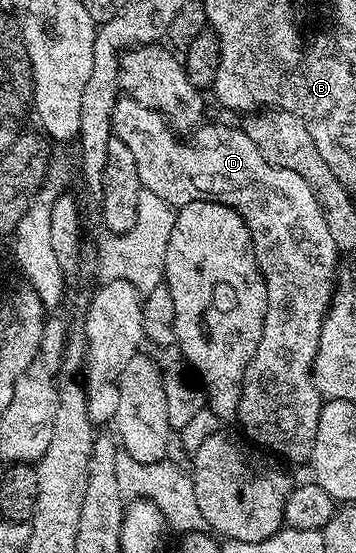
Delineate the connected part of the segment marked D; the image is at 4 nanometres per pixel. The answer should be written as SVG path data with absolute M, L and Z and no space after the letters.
M125 95L119 96L110 116L113 136L120 138L128 151L132 151L132 159L136 159L136 171L143 189L152 191L152 195L160 195L160 199L171 207L181 207L189 201L215 201L232 207L240 219L244 219L256 263L268 291L268 311L264 315L264 331L260 335L256 355L246 364L246 372L242 375L236 421L242 424L243 431L251 437L249 440L255 446L271 449L290 461L306 463L314 450L316 427L324 404L324 398L314 382L314 359L320 343L320 327L336 292L334 276L338 273L340 252L332 241L320 203L304 178L296 175L296 171L272 164L241 128L205 125L197 130L199 133L195 135L194 142L185 145L174 138L175 130L166 118Z

